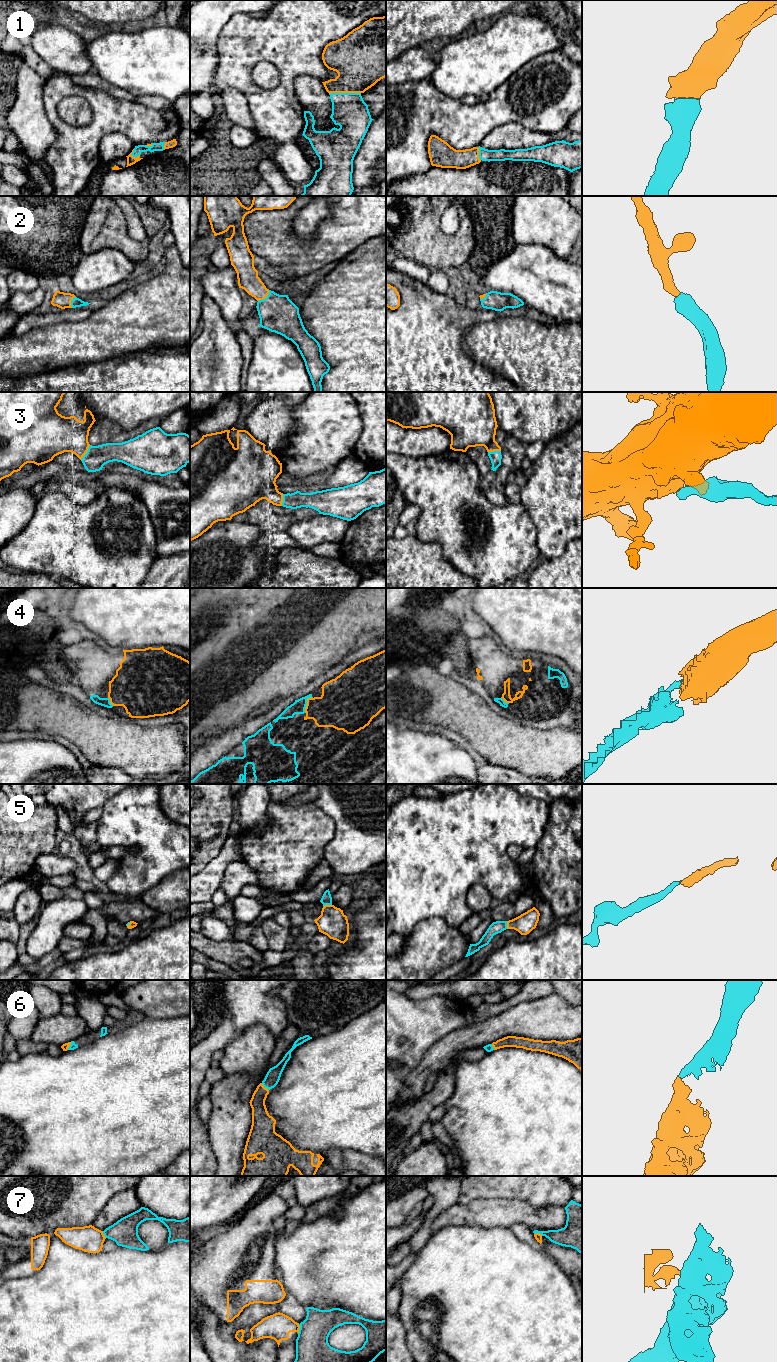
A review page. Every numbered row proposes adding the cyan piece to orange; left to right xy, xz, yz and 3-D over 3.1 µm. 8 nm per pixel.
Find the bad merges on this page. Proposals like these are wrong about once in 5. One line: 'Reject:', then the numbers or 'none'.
Reject: 7

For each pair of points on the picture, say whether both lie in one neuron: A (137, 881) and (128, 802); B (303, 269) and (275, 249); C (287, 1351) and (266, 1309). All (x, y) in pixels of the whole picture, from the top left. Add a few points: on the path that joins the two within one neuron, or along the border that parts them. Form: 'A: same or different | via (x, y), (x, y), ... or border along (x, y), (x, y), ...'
A: same | via (142, 861), (143, 825), (140, 822)
B: same | via (299, 261), (287, 249), (283, 249)
C: different | border along (279, 1347), (277, 1351)

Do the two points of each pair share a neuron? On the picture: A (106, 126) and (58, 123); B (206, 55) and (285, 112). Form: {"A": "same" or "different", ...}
{"A": "same", "B": "different"}

